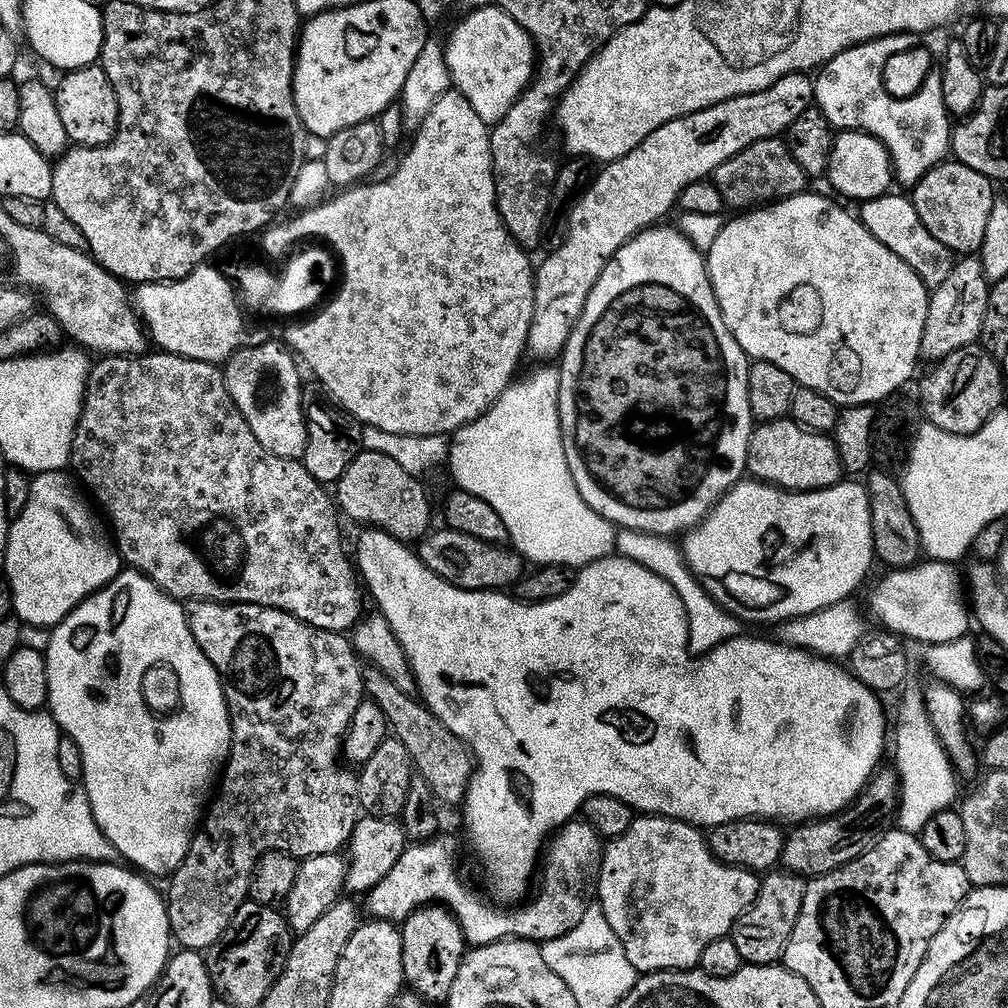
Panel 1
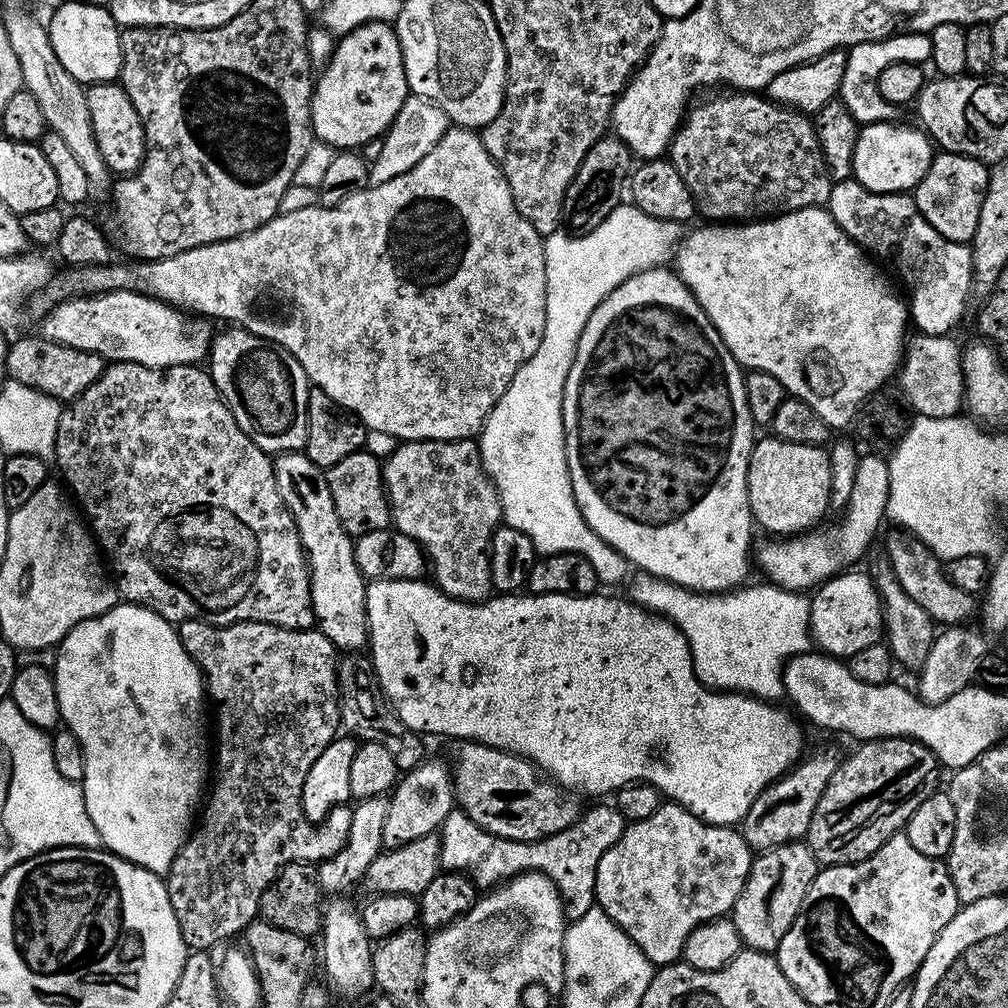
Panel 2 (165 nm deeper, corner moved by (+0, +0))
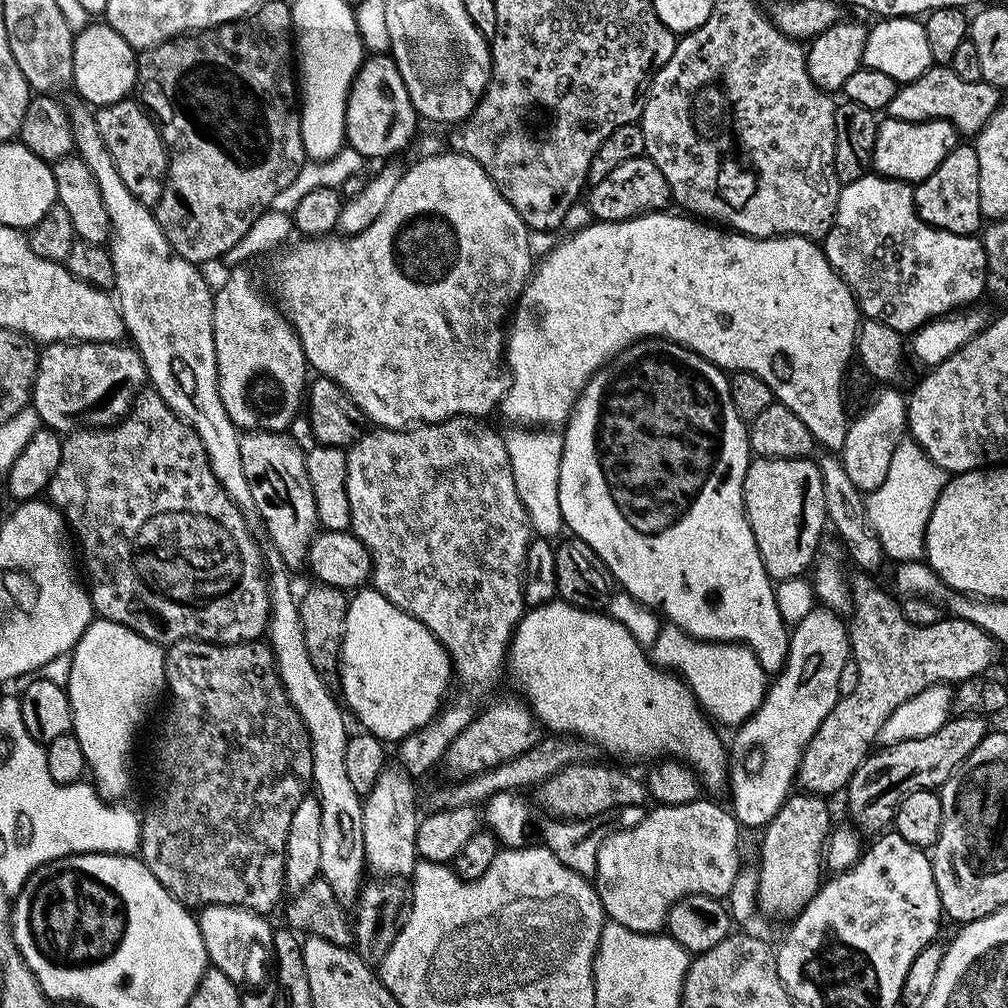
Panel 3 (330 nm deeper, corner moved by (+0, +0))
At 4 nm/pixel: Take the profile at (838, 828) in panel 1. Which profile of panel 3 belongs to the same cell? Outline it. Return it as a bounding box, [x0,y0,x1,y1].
[846,716,986,833]

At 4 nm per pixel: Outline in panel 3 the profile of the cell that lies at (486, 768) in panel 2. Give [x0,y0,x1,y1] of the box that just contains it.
[534,762,649,820]

